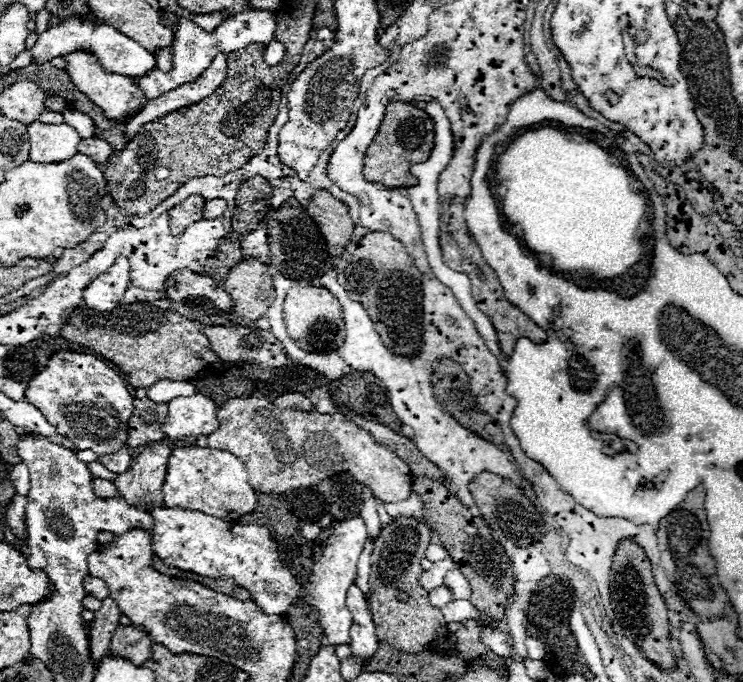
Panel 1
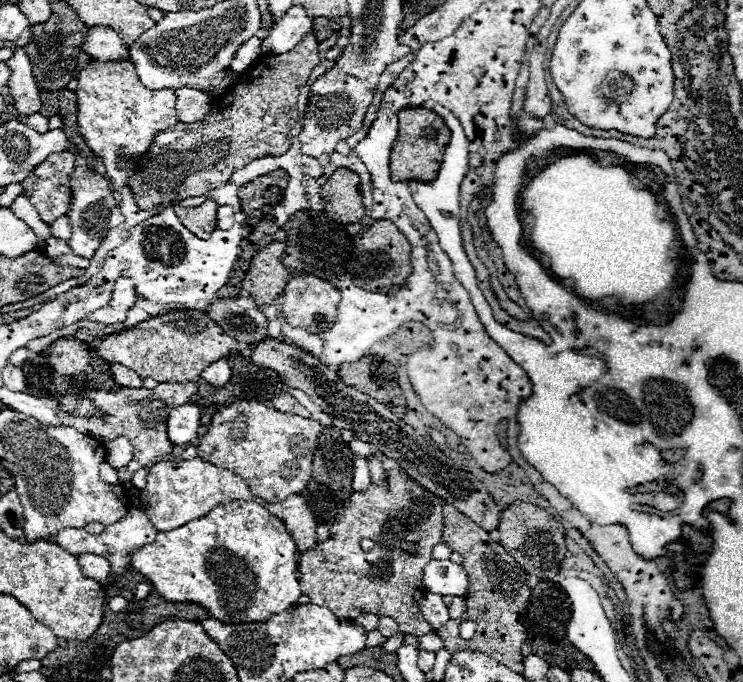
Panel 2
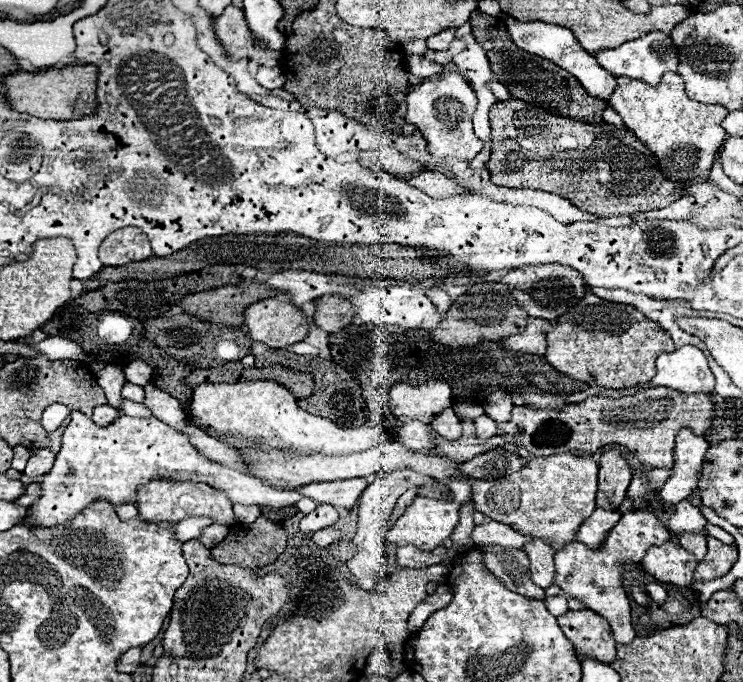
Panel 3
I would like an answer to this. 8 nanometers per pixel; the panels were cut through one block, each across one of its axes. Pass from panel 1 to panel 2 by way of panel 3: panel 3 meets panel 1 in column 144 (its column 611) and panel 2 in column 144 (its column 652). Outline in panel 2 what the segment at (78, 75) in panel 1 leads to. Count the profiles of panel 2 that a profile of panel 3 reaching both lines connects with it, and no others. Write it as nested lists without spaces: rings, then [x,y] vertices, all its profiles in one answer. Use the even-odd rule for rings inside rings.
[[[90,62],[78,76],[78,128],[80,136],[86,140],[88,148],[102,158],[102,164],[106,168],[106,176],[110,180],[110,186],[114,192],[120,192],[128,186],[128,178],[136,172],[136,162],[154,142],[154,134],[174,126],[178,122],[176,116],[176,94],[172,88],[166,90],[148,90],[140,82],[136,68],[132,62]]]

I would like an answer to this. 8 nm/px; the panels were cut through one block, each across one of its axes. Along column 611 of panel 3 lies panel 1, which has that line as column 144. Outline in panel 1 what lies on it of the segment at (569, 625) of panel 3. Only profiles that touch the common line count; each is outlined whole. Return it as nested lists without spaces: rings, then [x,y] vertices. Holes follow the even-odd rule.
[[[120,626],[120,628],[114,632],[112,640],[110,640],[110,650],[112,650],[114,654],[120,654],[120,656],[130,658],[134,664],[144,664],[144,662],[152,656],[152,640],[148,638],[148,634],[144,632],[142,626]]]

